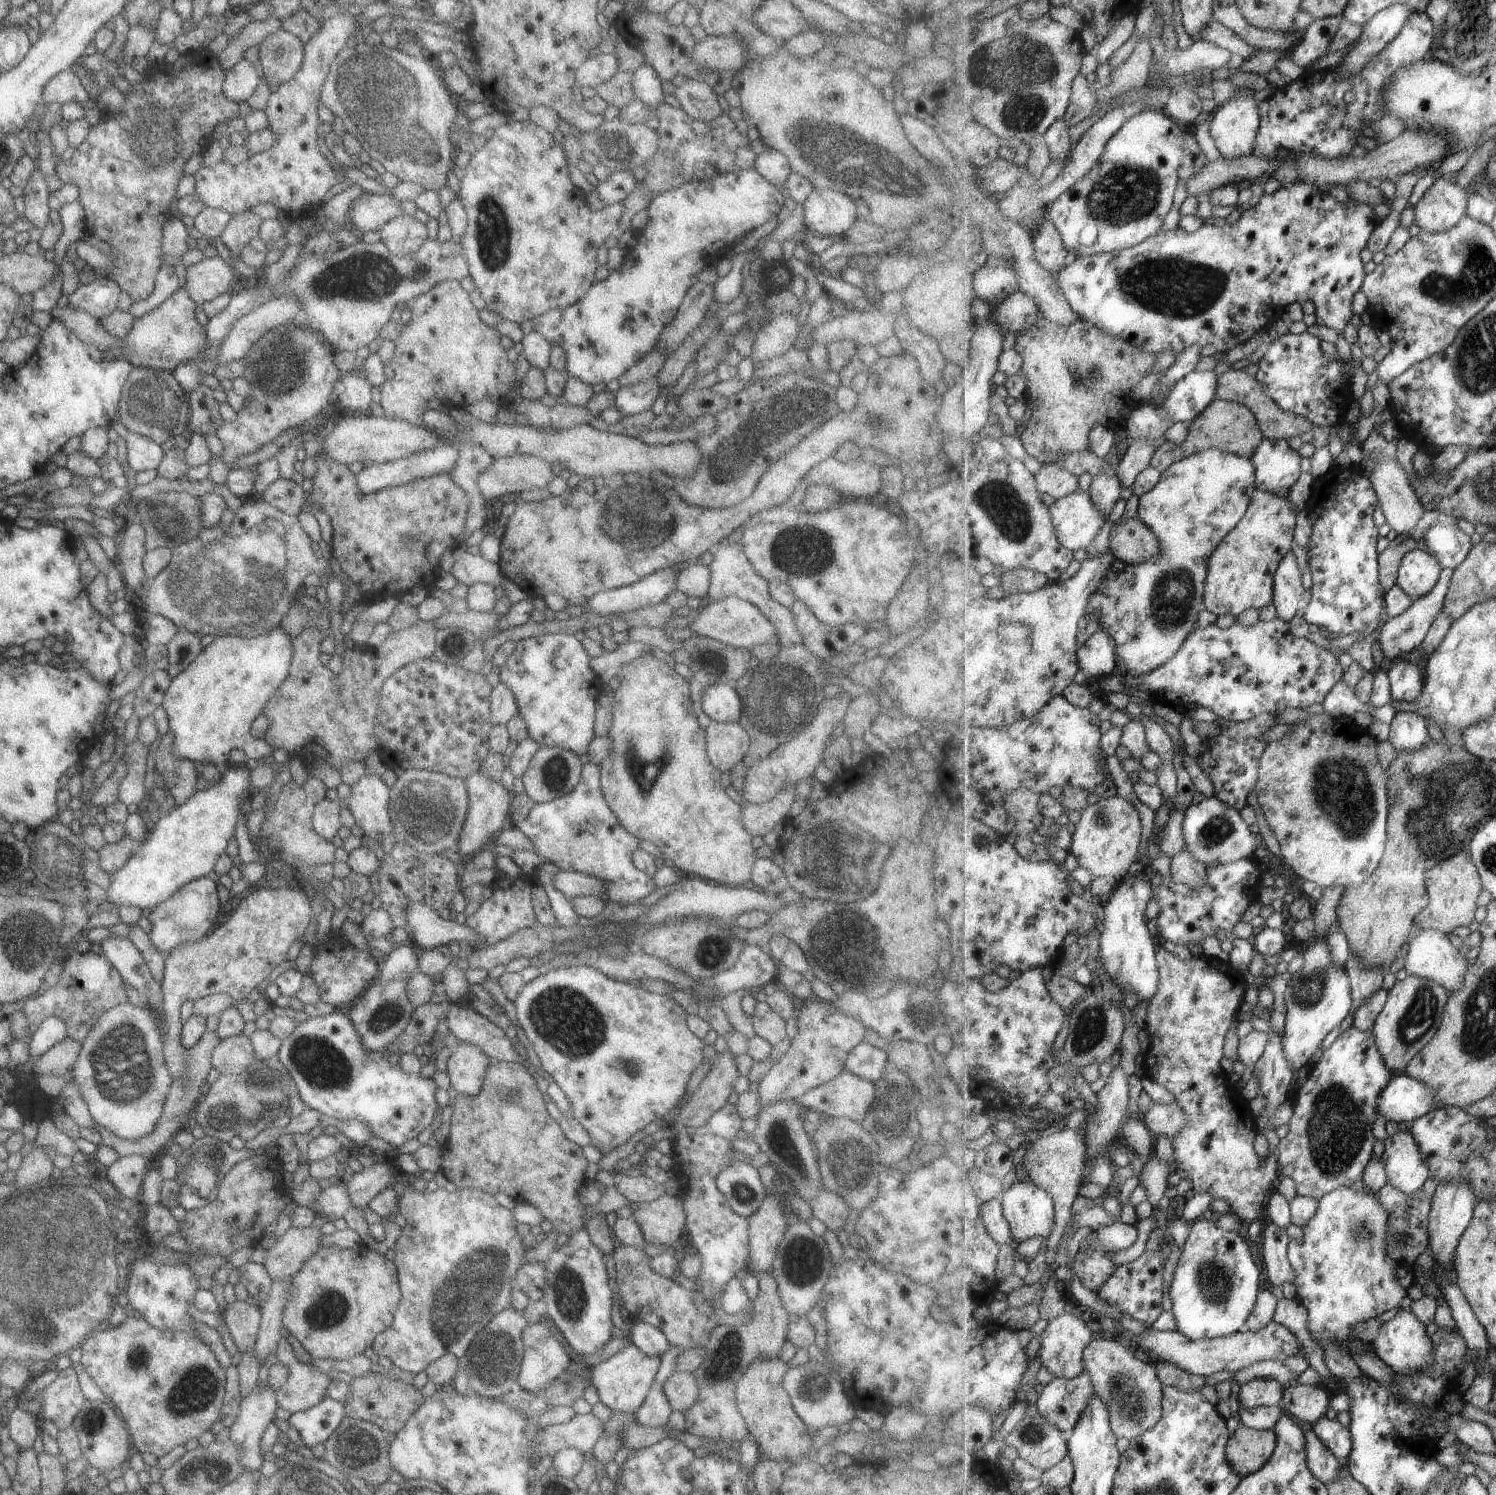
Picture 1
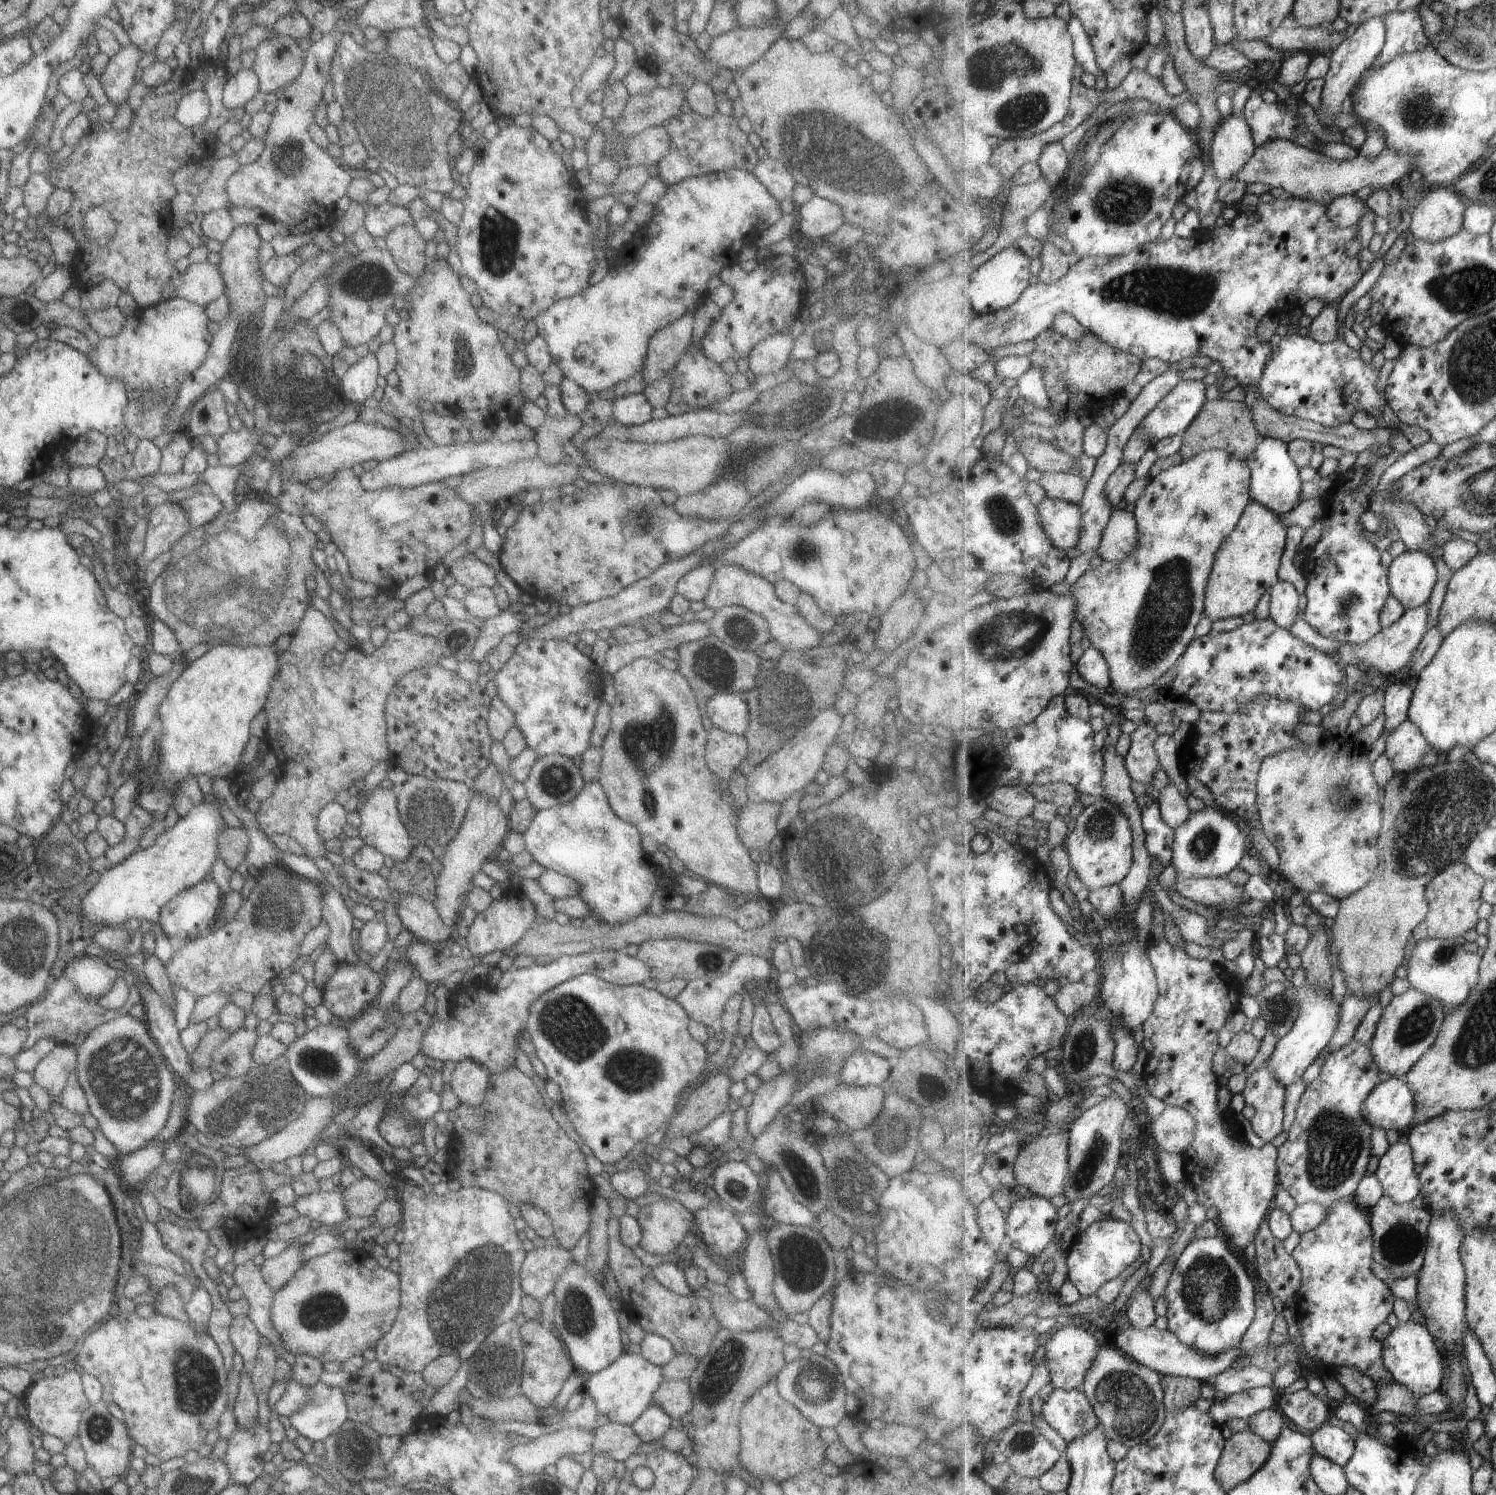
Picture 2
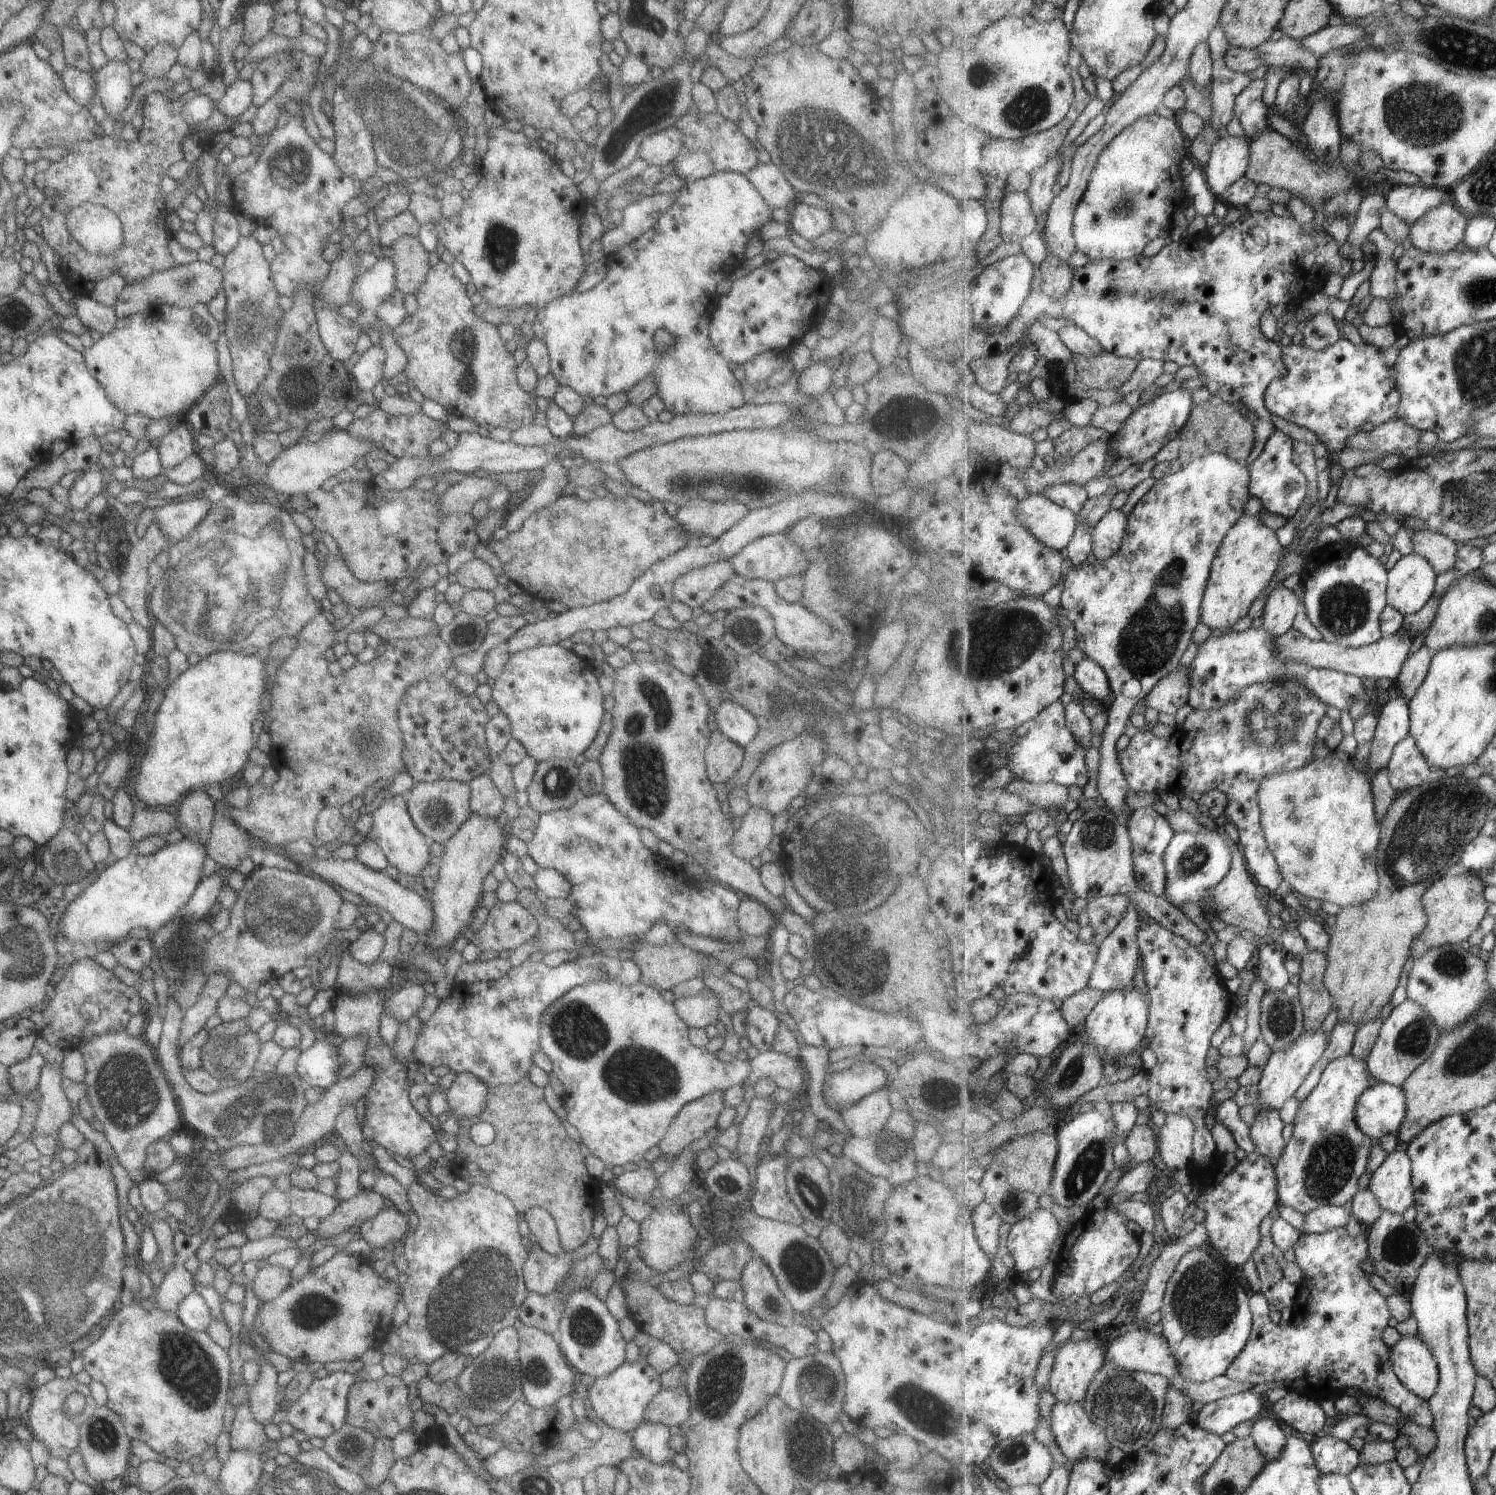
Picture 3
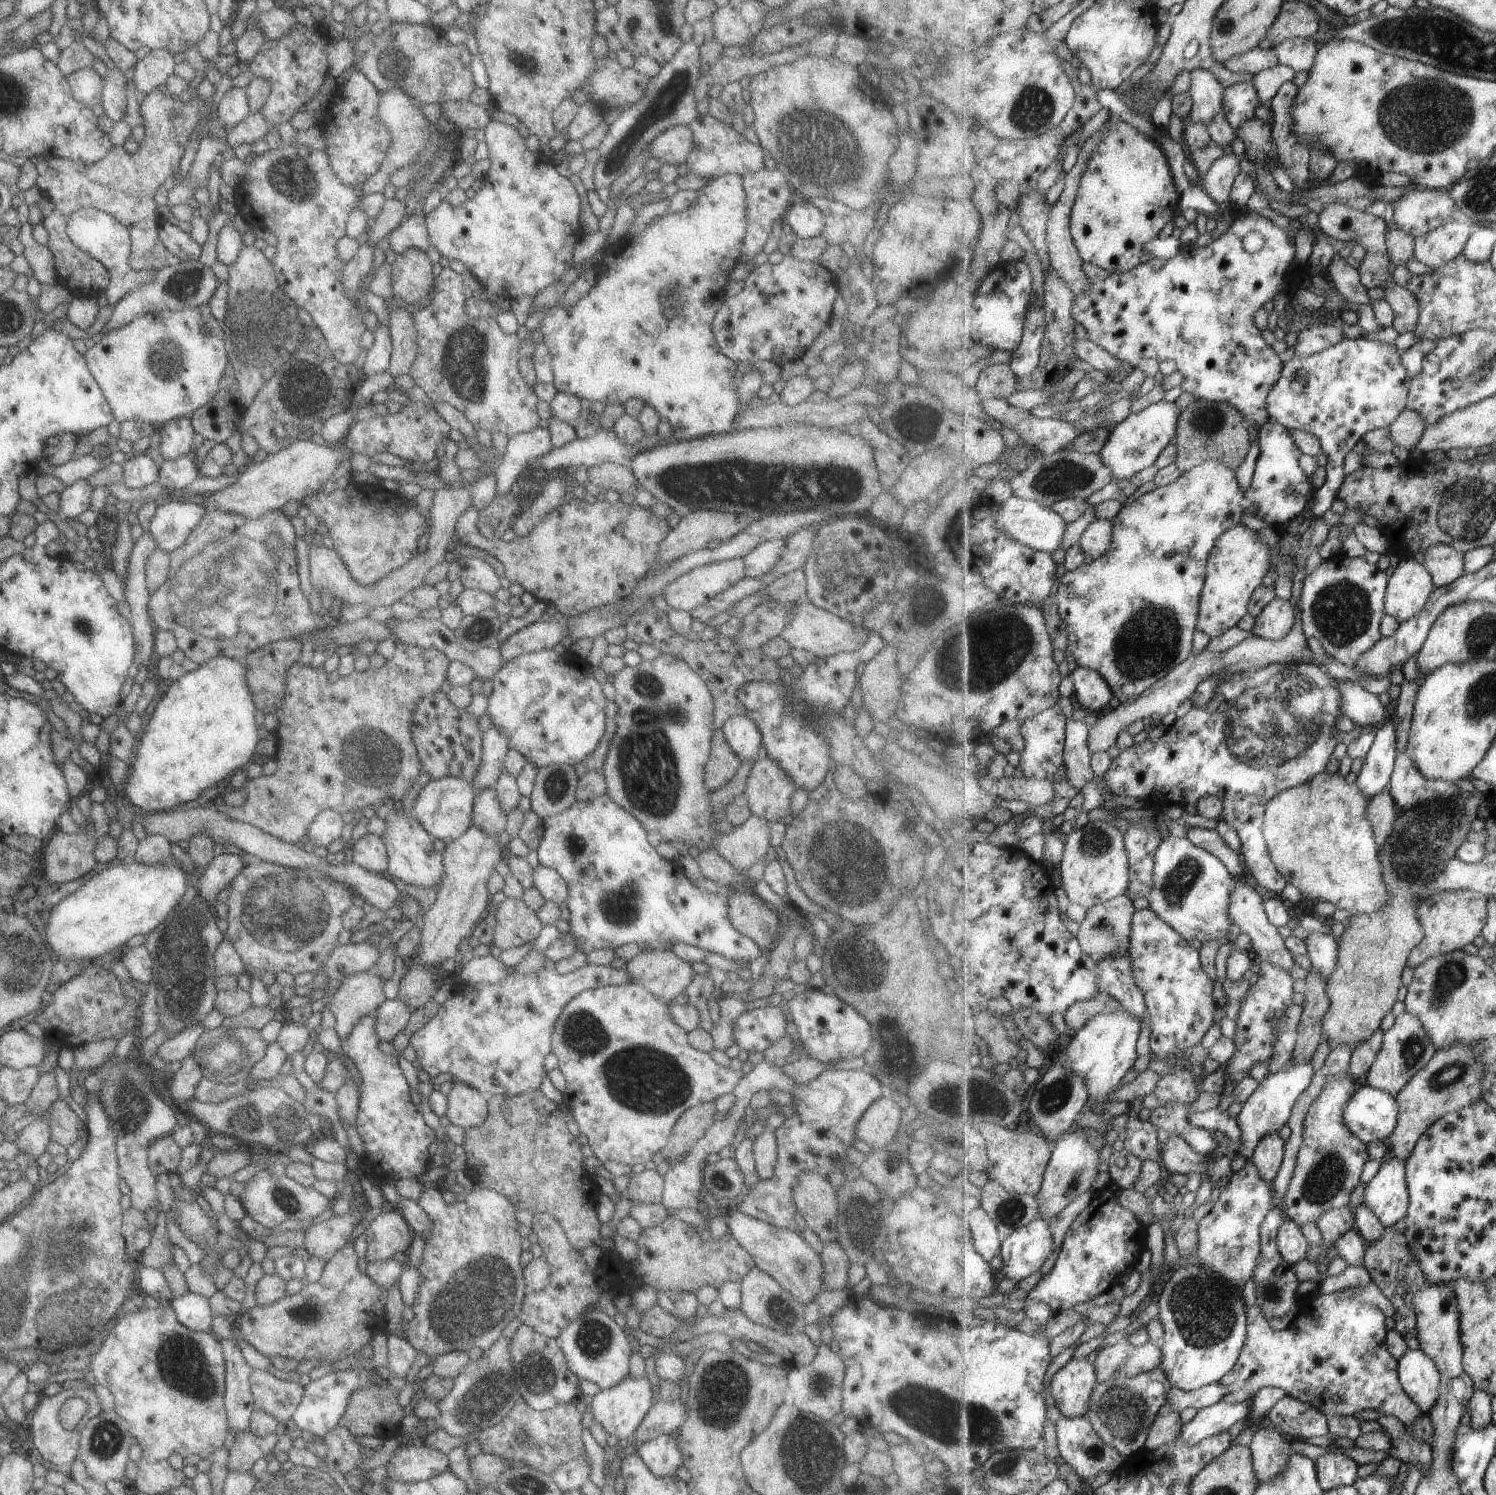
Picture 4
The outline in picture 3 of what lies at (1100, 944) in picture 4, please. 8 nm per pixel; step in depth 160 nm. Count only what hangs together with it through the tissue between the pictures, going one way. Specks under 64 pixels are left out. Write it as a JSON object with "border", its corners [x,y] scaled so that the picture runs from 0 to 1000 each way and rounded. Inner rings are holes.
{"border":[[[753,599],[733,600],[726,607],[727,619],[731,623],[729,630],[736,631],[752,614],[757,602]]]}

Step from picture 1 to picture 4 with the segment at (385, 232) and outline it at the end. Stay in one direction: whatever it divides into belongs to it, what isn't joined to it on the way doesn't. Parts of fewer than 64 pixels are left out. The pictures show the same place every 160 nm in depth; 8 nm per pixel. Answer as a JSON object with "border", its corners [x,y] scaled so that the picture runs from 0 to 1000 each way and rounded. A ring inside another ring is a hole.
{"border":[[[272,166],[264,171],[261,177],[261,193],[271,203],[279,203],[289,193],[288,176],[285,169]]]}

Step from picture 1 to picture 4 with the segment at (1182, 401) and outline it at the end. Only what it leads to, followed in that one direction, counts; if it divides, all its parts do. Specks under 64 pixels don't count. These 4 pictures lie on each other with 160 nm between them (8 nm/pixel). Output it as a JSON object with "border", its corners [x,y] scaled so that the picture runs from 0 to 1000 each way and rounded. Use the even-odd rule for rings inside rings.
{"border":[[[777,267],[763,276],[757,276],[751,282],[743,286],[735,305],[737,309],[744,314],[744,322],[757,320],[765,313],[771,312],[776,302],[785,296],[789,280],[788,272]]]}

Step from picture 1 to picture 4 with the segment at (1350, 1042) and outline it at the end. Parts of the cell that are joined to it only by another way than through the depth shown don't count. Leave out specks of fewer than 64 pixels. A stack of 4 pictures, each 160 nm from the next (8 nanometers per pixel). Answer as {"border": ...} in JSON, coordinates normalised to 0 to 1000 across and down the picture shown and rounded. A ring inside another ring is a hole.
{"border":[[[902,718],[899,720],[888,720],[886,729],[875,741],[864,789],[858,801],[860,815],[868,821],[880,819],[884,811],[900,807],[903,804],[904,796],[910,791],[912,781],[915,777],[914,765],[902,756],[898,746],[900,738],[906,732],[905,724],[907,724]]]}

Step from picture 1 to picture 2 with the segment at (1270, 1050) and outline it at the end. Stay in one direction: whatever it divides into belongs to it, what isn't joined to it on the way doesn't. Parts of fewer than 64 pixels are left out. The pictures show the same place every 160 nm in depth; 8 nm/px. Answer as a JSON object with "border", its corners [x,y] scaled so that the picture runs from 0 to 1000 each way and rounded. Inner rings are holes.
{"border":[[[847,710],[834,721],[830,731],[833,738],[839,741],[836,749],[838,757],[846,765],[850,765],[858,757],[860,730]]]}

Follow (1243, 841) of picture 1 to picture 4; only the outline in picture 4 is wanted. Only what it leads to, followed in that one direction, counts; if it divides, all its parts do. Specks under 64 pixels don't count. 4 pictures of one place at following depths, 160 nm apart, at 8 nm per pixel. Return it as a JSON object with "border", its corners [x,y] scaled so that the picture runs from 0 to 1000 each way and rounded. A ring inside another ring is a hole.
{"border":[[[781,559],[775,566],[773,572],[772,597],[767,601],[767,607],[773,610],[795,631],[815,629],[815,631],[820,631],[824,619],[822,606],[826,589],[815,573],[797,565],[793,560]]]}

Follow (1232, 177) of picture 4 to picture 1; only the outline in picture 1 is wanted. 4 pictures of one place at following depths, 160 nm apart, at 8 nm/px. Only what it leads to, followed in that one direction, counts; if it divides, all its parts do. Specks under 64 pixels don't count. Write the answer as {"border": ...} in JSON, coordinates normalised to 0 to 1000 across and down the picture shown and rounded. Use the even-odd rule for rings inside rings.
{"border":[[[830,60],[822,68],[813,72],[809,80],[809,88],[813,94],[814,99],[820,106],[834,105],[838,103],[840,92],[842,88],[842,67],[839,62]]]}

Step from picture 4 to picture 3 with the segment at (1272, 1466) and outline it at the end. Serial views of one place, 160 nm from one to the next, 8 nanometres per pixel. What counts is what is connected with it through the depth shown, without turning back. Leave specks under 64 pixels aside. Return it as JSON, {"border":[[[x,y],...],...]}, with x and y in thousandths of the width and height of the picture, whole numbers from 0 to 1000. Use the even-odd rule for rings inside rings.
{"border":[[[848,945],[838,951],[836,961],[848,977],[847,979],[853,977],[857,973],[859,967],[861,965],[858,955],[852,951],[852,948]]]}

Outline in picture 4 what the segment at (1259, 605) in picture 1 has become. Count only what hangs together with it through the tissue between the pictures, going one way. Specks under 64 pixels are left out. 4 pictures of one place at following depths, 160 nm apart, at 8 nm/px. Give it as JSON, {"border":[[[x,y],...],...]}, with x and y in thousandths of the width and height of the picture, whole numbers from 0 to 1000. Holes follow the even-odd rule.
{"border":[[[829,350],[823,353],[811,367],[807,380],[805,395],[802,400],[802,412],[800,422],[813,427],[820,421],[827,419],[830,413],[835,409],[834,404],[838,396],[843,392],[846,384],[850,381],[850,366],[840,361],[840,355]]]}

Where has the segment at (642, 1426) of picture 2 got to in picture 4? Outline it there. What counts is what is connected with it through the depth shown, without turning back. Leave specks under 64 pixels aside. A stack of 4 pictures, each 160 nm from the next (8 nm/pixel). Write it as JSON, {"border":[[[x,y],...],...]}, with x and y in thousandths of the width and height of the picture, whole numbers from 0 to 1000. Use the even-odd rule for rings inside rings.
{"border":[[[441,960],[428,965],[424,971],[436,987],[451,987],[451,983],[457,979],[457,975],[452,966],[453,963],[449,961]]]}

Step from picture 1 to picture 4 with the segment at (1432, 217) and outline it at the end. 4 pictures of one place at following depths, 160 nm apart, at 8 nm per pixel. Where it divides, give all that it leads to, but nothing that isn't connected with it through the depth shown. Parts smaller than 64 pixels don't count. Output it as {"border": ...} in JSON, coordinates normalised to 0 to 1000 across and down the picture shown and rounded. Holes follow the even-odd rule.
{"border":[[[974,146],[966,147],[966,150],[963,153],[959,153],[957,155],[946,159],[945,172],[957,181],[963,179],[965,177],[968,177],[970,174],[973,174],[974,171],[979,169],[979,165],[985,157],[982,151],[983,148],[977,148]]]}

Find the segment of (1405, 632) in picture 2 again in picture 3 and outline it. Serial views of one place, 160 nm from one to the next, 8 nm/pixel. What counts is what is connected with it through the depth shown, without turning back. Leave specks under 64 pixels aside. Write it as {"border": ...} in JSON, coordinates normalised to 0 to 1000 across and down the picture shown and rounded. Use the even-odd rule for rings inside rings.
{"border":[[[863,420],[862,423],[852,427],[853,436],[859,442],[869,442],[881,447],[890,447],[896,449],[901,452],[906,452],[910,454],[919,454],[933,456],[938,448],[939,442],[942,440],[942,435],[945,431],[945,425],[941,425],[938,421],[930,425],[924,425],[920,430],[912,433],[898,433],[894,430],[889,430],[884,427],[878,429],[870,424],[868,421]]]}

